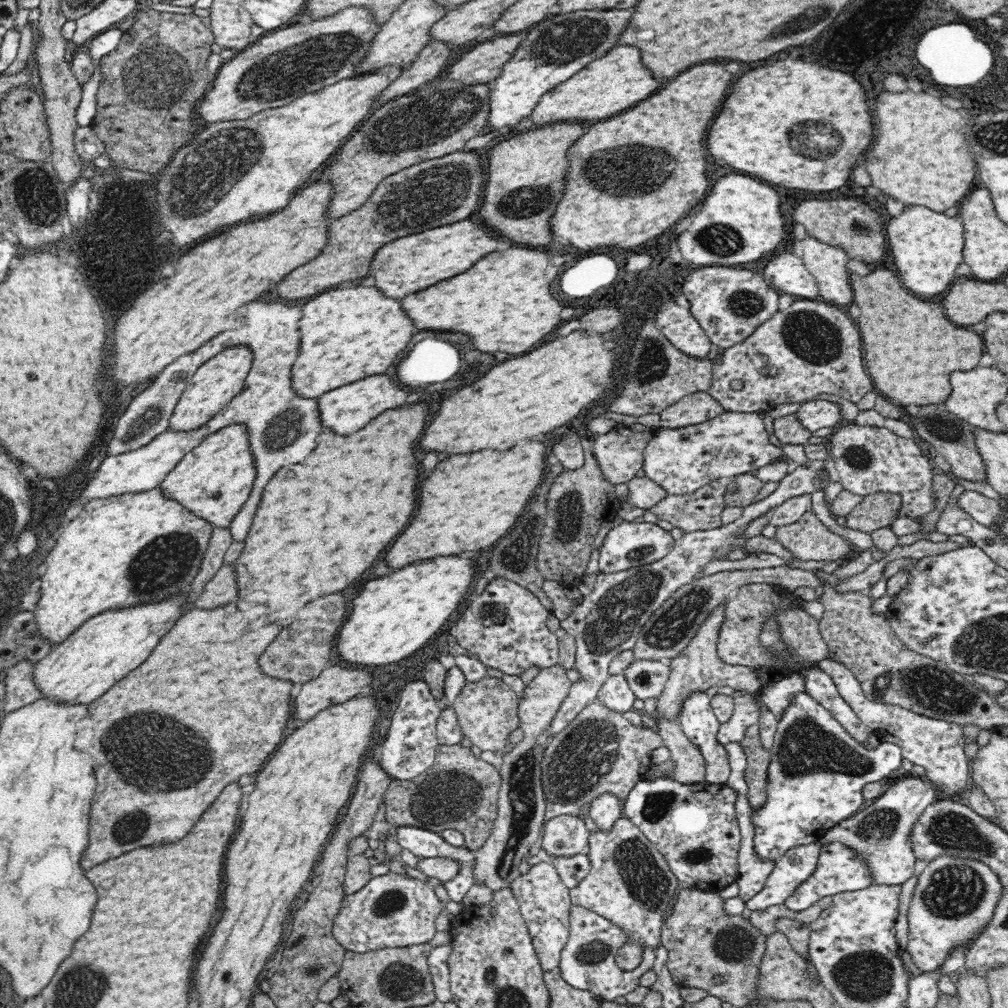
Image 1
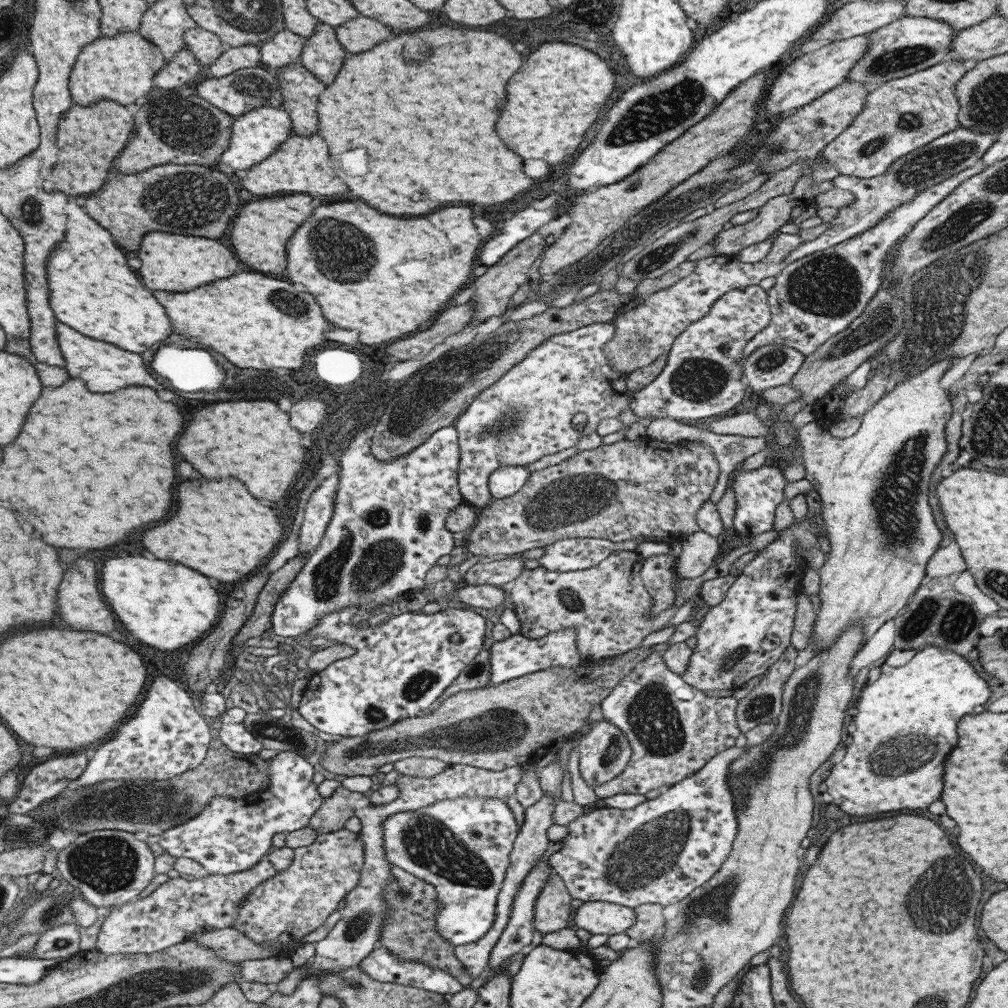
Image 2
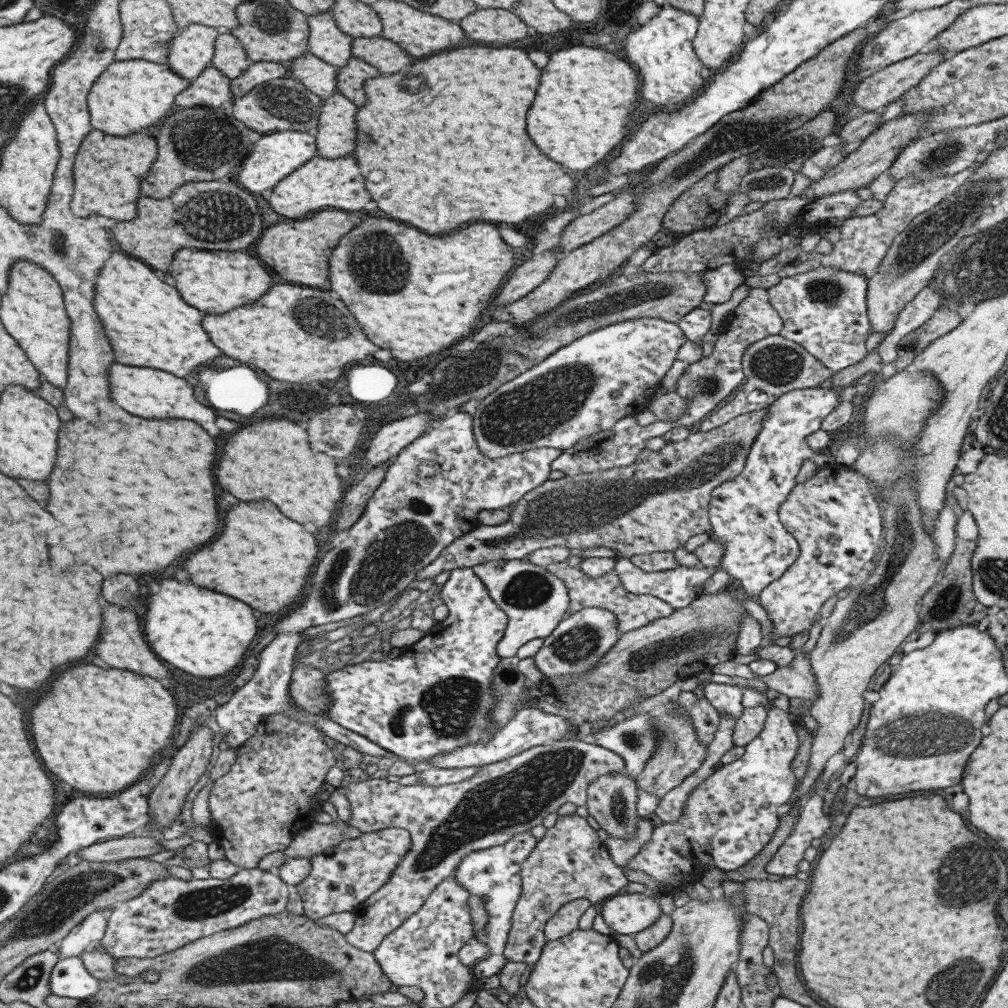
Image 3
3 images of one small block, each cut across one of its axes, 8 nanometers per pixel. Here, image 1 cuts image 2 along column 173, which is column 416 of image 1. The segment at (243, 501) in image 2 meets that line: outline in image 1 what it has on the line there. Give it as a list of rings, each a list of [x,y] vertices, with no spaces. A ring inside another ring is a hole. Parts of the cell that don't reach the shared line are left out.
[[[530,442],[506,452],[484,450],[476,454],[450,456],[440,462],[432,474],[420,482],[418,508],[412,522],[388,548],[386,566],[398,570],[416,560],[454,556],[493,546],[510,530],[514,520],[530,502],[532,490],[544,470],[544,452],[544,444]]]

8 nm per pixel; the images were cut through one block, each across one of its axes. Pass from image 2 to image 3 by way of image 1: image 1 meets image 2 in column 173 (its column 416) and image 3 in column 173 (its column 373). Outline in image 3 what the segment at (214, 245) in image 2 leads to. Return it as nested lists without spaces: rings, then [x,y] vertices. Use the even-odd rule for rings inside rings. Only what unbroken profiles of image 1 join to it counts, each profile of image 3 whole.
[[[183,248],[173,254],[171,270],[168,273],[173,277],[175,281],[173,287],[179,292],[183,302],[204,314],[225,314],[237,306],[245,307],[249,305],[249,302],[256,302],[257,298],[261,298],[269,290],[269,286],[273,285],[273,280],[267,274],[267,270],[257,262],[257,259],[247,255],[244,251],[229,252]]]

